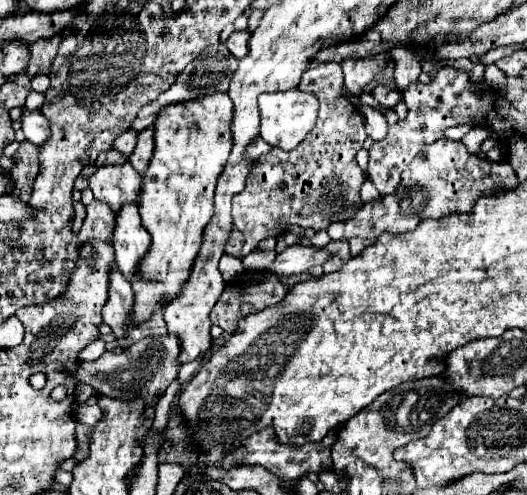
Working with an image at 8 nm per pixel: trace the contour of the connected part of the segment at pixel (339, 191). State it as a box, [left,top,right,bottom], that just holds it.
[225,62,367,258]

